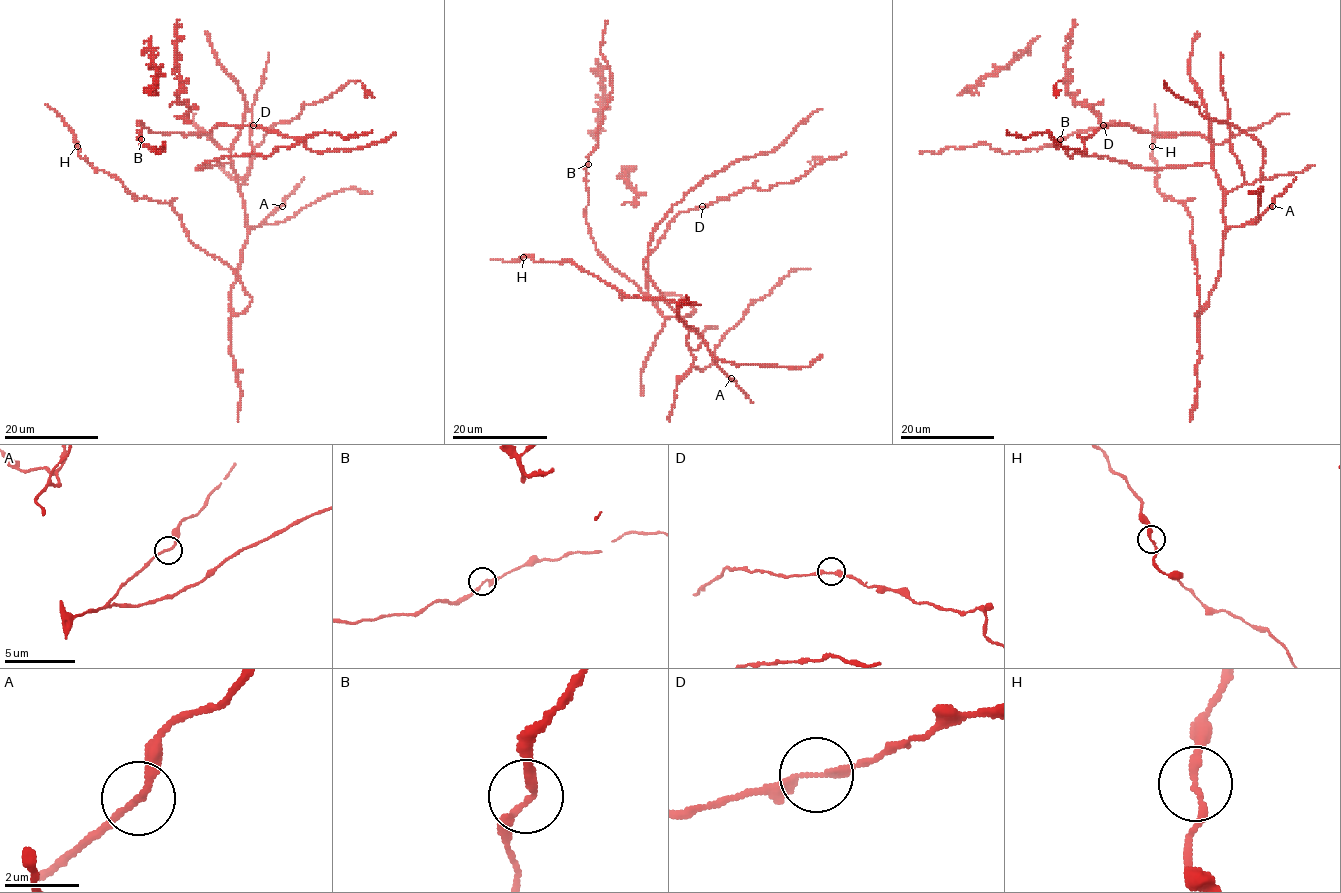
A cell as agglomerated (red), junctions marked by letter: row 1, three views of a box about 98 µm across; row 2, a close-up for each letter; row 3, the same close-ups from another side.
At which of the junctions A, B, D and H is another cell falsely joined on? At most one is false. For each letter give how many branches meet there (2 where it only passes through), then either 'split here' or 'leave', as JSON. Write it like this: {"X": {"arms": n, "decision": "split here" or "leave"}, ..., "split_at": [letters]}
{"A": {"arms": 2, "decision": "leave"}, "B": {"arms": 2, "decision": "leave"}, "D": {"arms": 2, "decision": "leave"}, "H": {"arms": 2, "decision": "leave"}, "split_at": []}

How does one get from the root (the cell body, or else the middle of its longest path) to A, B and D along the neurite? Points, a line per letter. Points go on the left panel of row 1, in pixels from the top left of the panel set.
A: (240, 187), (249, 227), (260, 226), (282, 206)
B: (240, 187), (231, 153), (221, 148), (207, 134), (155, 133), (137, 122), (142, 129), (139, 132), (141, 139)
D: (240, 187), (231, 153), (221, 148), (209, 135), (198, 135), (208, 133), (217, 125), (254, 125)

